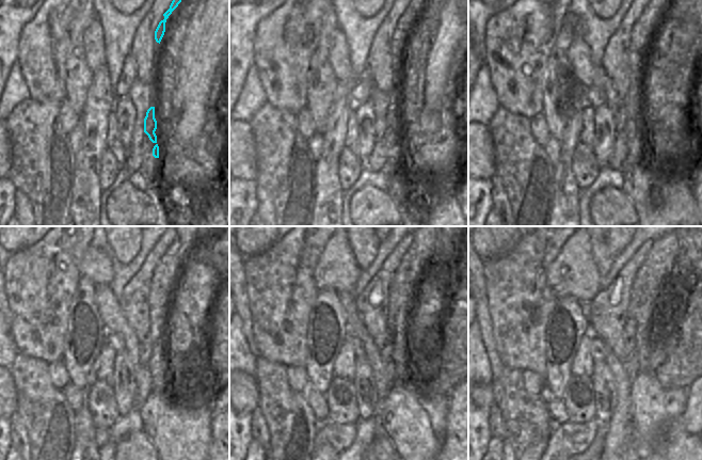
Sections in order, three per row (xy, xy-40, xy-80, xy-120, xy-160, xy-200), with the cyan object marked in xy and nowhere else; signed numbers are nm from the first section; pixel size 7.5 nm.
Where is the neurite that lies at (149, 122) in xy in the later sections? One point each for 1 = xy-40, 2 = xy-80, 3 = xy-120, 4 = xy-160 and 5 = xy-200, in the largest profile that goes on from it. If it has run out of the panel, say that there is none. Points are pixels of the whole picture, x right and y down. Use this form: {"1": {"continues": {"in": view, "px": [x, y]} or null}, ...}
{"1": {"continues": {"in": "xy-40", "px": [392, 138]}}, "2": {"continues": {"in": "xy-80", "px": [644, 27]}}, "3": {"continues": {"in": "xy-120", "px": [164, 275]}}, "4": {"continues": {"in": "xy-160", "px": [401, 289]}}, "5": {"continues": {"in": "xy-200", "px": [656, 270]}}}

